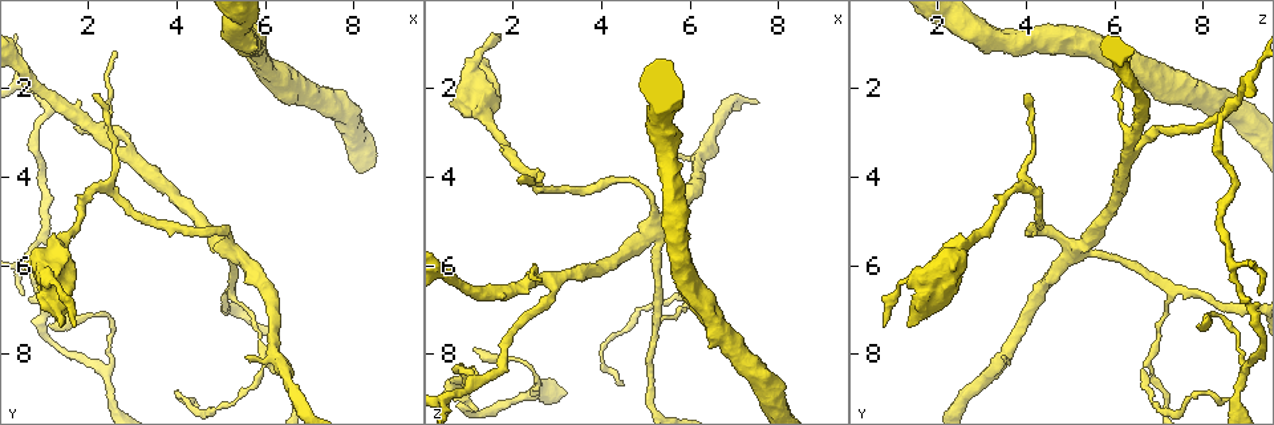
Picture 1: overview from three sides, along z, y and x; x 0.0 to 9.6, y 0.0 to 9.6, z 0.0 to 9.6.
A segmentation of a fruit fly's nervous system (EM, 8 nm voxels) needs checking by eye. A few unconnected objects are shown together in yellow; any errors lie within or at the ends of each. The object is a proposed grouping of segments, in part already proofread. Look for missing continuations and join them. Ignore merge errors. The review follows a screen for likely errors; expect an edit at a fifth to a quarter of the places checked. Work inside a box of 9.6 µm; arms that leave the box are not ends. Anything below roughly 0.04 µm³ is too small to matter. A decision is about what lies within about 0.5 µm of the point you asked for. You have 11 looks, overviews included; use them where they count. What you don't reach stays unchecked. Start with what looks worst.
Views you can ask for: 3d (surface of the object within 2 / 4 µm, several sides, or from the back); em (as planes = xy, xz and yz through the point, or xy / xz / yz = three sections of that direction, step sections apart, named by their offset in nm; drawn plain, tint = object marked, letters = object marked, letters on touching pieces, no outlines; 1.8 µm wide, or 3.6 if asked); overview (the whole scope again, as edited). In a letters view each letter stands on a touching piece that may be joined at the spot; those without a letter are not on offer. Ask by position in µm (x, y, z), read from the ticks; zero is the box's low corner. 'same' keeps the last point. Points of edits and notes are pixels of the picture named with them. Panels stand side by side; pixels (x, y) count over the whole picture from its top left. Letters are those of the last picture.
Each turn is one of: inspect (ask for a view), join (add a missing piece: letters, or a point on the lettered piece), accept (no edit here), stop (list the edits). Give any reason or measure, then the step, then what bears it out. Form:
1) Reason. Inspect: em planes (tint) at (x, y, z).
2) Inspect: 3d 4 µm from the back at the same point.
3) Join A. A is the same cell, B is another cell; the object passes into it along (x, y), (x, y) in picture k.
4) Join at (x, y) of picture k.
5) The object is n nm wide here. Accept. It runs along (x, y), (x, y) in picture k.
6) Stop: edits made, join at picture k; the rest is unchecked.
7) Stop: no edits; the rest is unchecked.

Inspect: 3d 4 µm at (5.15, 5.55, 5.10).

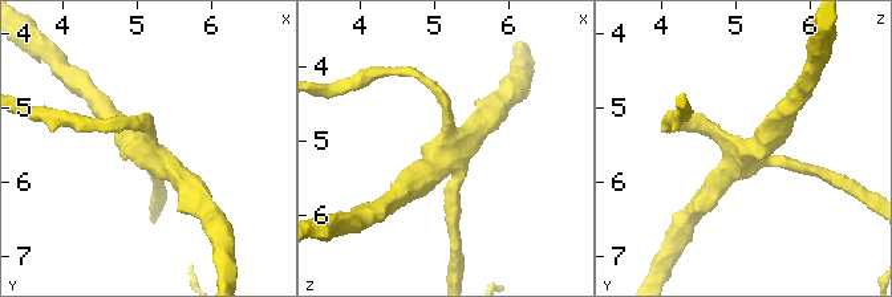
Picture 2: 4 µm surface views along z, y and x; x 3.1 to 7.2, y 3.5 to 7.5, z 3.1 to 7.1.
Need the tissue. Inspect: em planes (tint) at (5.15, 5.55, 5.10).

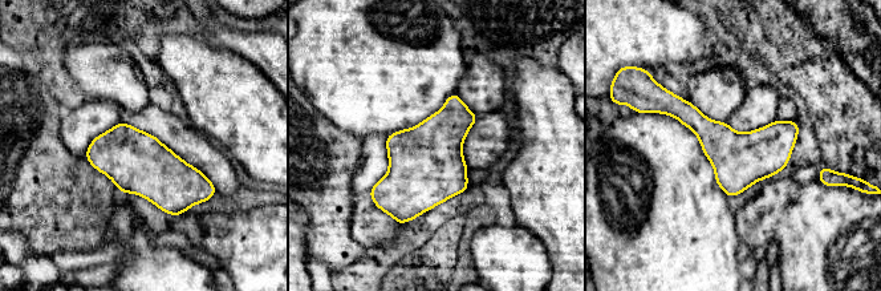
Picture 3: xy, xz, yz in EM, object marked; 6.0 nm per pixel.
Inspect: em planes (letters) at the same point.

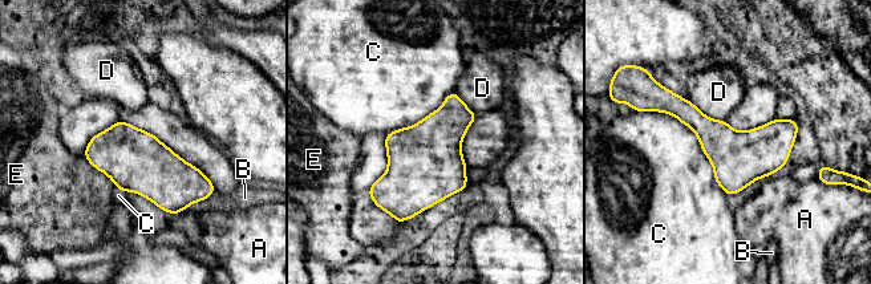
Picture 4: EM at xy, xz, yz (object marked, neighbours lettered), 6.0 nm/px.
The longest contact is with D, 750 nm. Accept. A, B, C, D and E are other cells; a border runs along (120, 120), (154, 134), (217, 190) in picture 4; no lettered piece goes on from it.

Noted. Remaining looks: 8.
Tapers out. Inspect: 3d 4 µm from the back at (1.10, 7.35, 7.95).

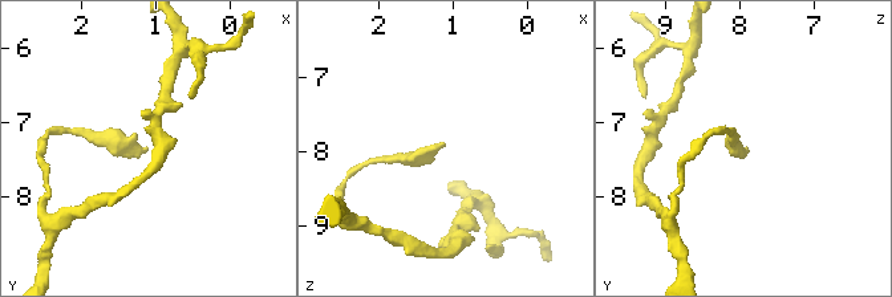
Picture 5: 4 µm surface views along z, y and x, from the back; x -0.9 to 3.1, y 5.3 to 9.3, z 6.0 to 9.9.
Shape alone is not enough. Inspect: em planes (letters) at (1.10, 7.30, 7.90).

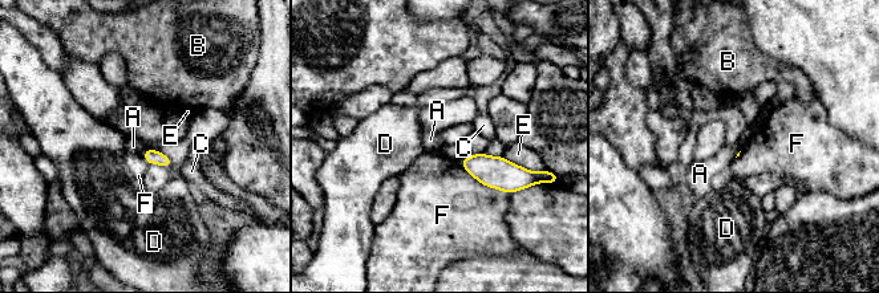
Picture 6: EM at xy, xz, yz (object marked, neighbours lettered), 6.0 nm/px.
Accept. A, B, C, D, E and F are other cells; a border runs along (146, 147), (141, 154) in picture 6; no lettered piece goes on from it.

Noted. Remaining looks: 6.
Branch stops here. Inspect: 3d 4 µm from the back at (5.50, 8.05, 3.40).

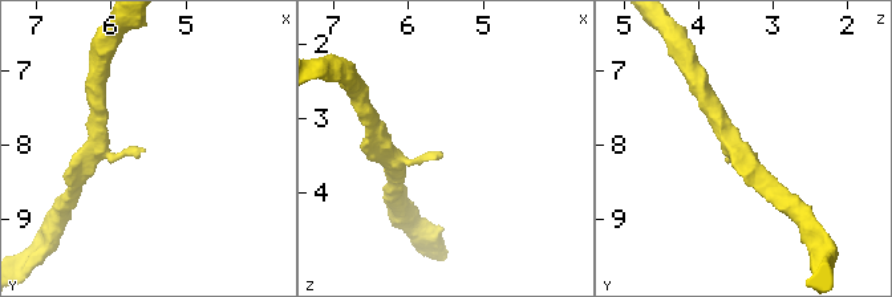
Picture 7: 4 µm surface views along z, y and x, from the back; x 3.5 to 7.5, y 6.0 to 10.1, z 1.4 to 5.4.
Shape alone is not enough. Inspect: em planes (letters) at (5.55, 8.10, 3.45).

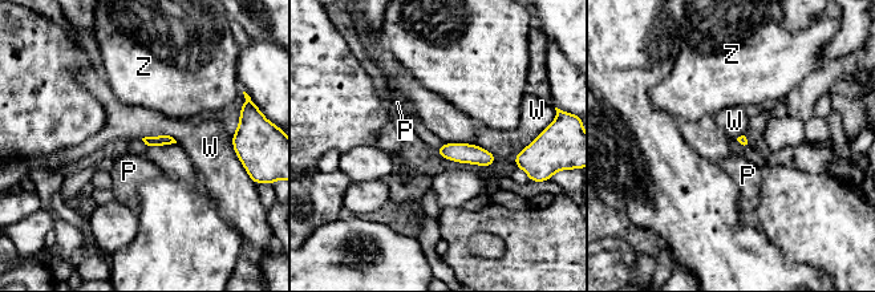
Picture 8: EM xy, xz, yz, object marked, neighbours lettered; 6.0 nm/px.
Accept. P, W and Z are other cells; a border runs along (142, 137), (170, 136), (177, 142) in picture 8; none of them fits.

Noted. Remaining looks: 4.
Three-way junction. Inspect: em planes (letters) at (5.20, 6.60, 7.30).

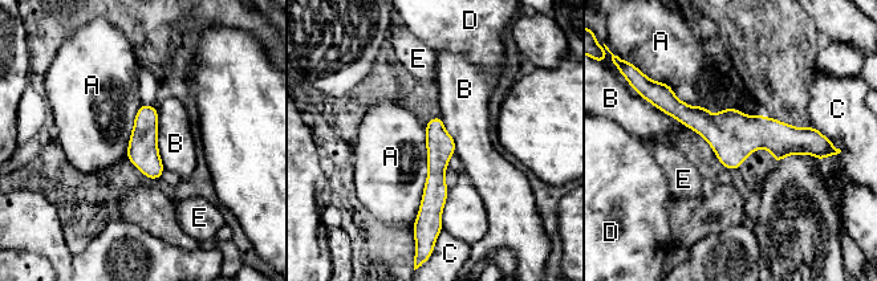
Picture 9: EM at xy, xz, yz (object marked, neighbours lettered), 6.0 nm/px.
Accept. A, B, C, D and E are other cells; it runs along (662, 106), (726, 133), (812, 135) in picture 9; no lettered piece goes on from it.

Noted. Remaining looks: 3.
Thin end. Inspect: em 3.6 µm planes (tint) at (2.10, 2.20, 4.00).

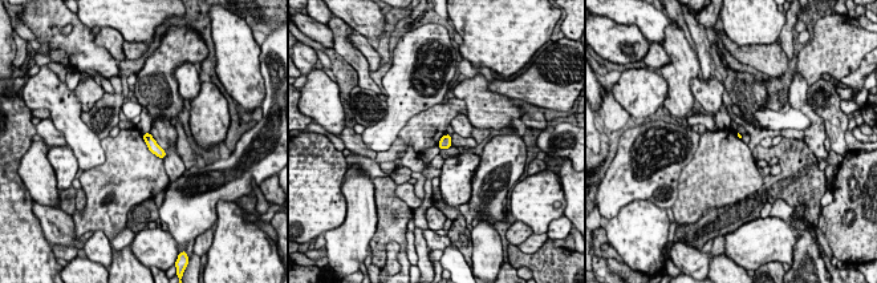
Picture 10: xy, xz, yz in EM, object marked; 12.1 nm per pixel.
What lies round it. Inspect: em 3.6 µm planes (letters) at the same point.

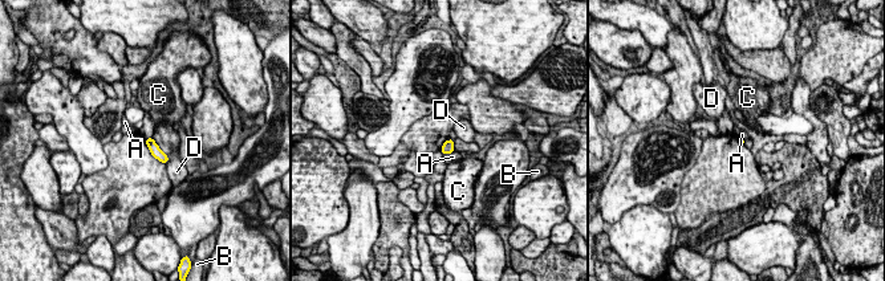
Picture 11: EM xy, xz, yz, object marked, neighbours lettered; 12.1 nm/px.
Accept. A, B, C and D are other cells; a border runs along (454, 150), (443, 155) in picture 11; none of them fits.

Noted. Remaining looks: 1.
Stop: no edits; the rest is unchecked.

